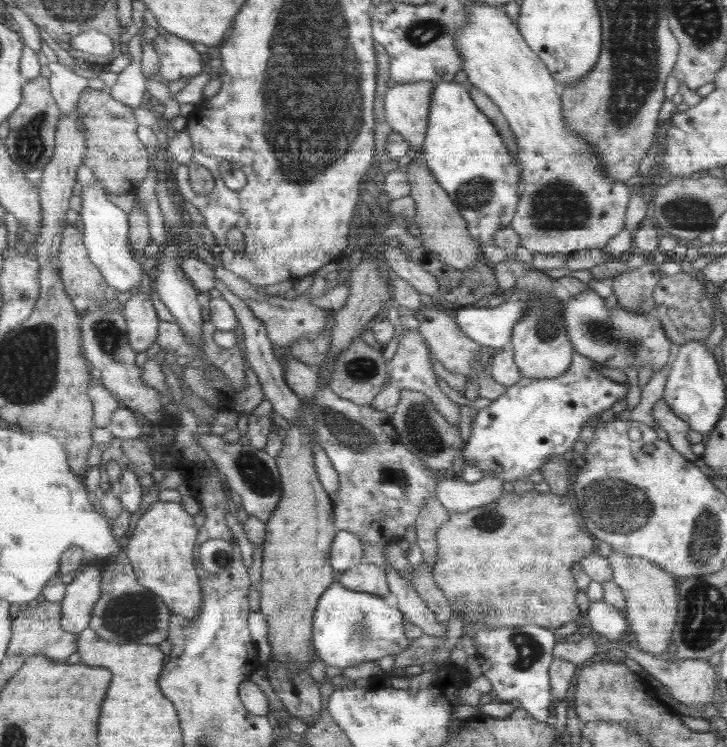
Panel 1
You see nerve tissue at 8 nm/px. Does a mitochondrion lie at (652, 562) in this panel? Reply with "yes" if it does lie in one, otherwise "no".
no

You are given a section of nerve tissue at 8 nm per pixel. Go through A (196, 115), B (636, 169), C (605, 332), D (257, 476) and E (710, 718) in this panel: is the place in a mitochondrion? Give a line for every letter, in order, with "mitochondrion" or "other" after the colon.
A: other
B: other
C: mitochondrion
D: mitochondrion
E: other

